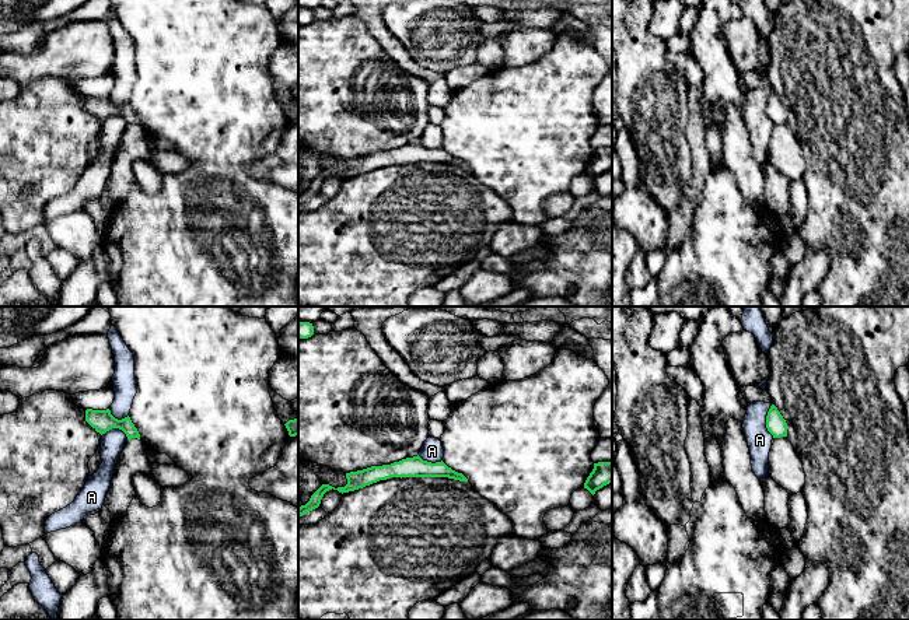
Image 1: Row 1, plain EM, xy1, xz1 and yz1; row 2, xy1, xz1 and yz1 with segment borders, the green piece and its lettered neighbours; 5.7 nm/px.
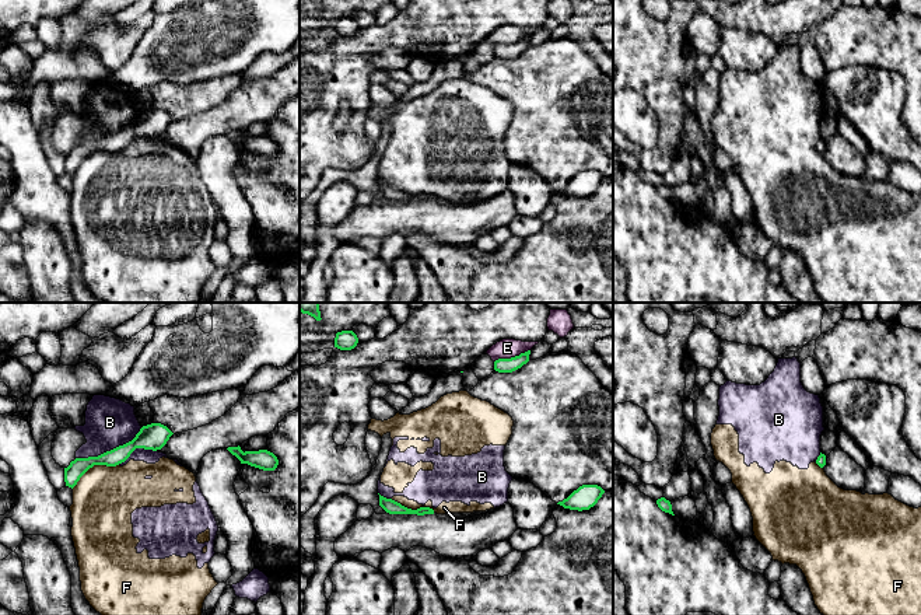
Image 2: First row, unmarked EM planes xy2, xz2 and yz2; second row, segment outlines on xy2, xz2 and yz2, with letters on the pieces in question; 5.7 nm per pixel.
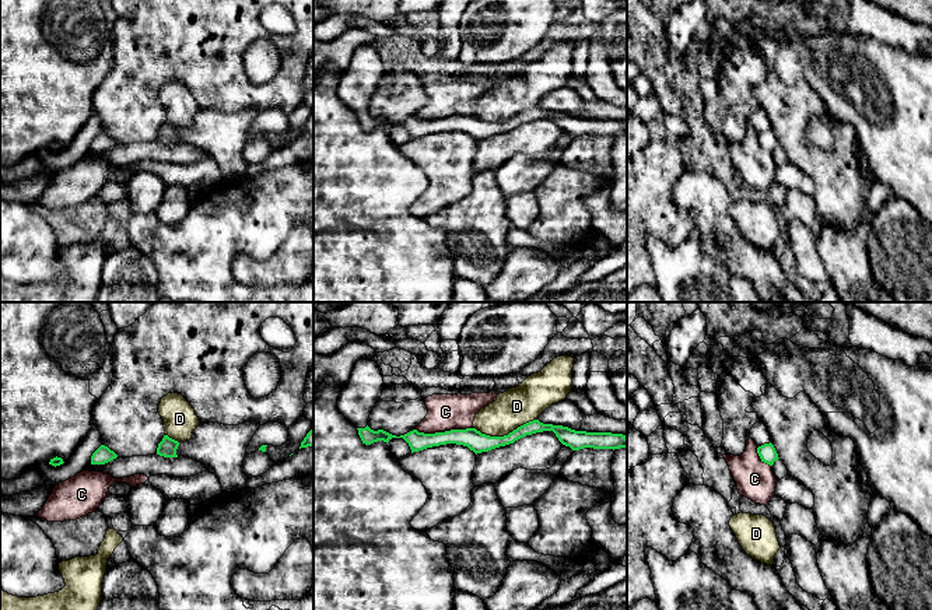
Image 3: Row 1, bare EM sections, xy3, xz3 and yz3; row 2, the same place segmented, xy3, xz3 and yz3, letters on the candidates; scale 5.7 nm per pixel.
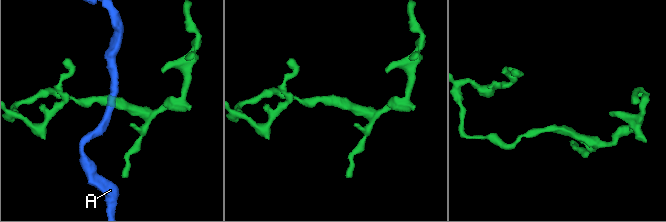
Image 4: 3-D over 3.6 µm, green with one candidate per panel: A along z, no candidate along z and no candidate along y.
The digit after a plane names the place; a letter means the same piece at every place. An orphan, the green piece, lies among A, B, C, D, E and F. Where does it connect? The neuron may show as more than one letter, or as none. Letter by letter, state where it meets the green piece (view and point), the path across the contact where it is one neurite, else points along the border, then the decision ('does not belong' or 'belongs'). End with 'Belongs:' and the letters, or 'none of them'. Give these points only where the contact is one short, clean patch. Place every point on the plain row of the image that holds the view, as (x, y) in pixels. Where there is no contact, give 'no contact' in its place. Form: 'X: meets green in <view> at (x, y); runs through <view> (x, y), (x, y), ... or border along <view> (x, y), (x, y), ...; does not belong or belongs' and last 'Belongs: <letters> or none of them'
A: meets green in yz1 at (766, 107); border along yz1 (772, 90), (766, 102), (766, 116), (773, 123); does not belong
B: meets green in xy2 at (111, 136); does not belong
C: meets green in xz3 at (445, 118); does not belong
D: meets green in xz3 at (504, 122); border along xz3 (536, 105), (503, 122), (486, 122), (473, 115); does not belong
E: meets green in xz2 at (511, 44); border along xz2 (529, 35), (510, 44), (498, 44), (494, 48); does not belong
F: meets green in xy2 at (94, 150); does not belong
Belongs: none of them

